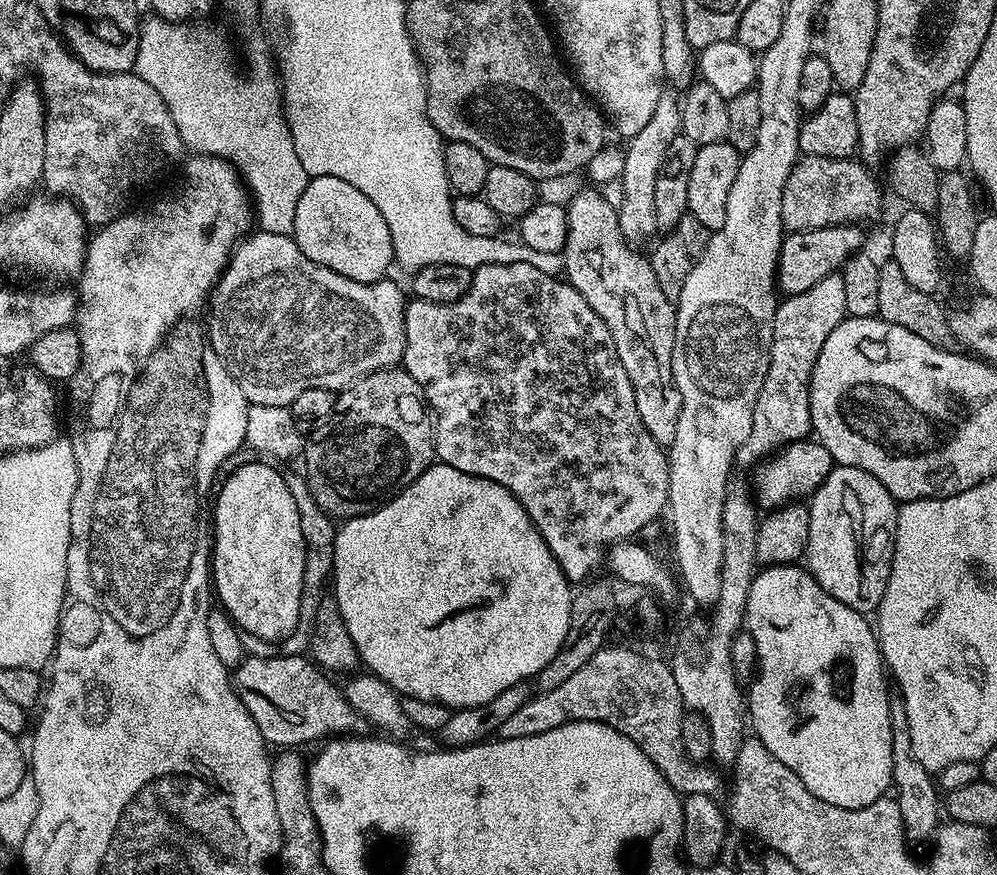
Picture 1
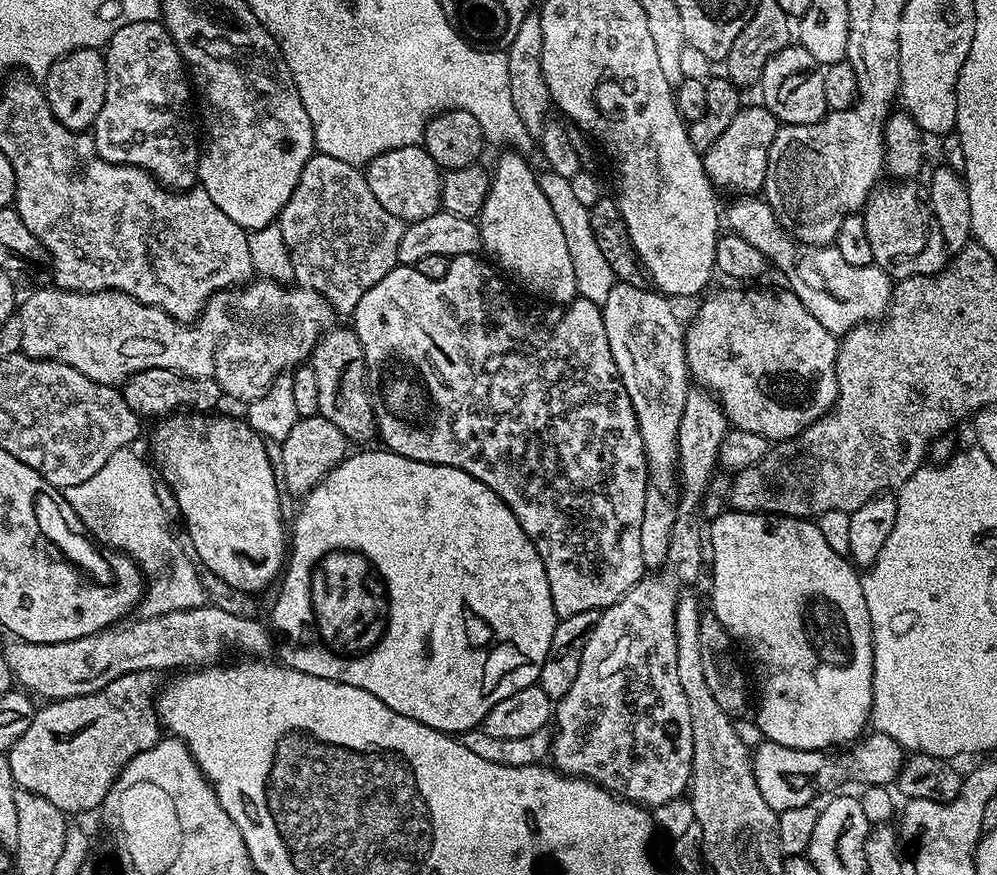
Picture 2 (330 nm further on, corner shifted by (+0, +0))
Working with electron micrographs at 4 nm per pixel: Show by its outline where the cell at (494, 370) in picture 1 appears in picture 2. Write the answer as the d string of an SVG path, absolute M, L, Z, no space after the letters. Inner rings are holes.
M479 255L451 257L446 278L437 280L418 274L414 266L394 267L386 278L382 278L382 282L378 282L378 286L372 286L366 294L362 294L358 306L351 312L350 324L358 334L358 342L362 342L368 388L374 397L372 409L376 412L376 431L379 439L384 439L383 447L387 451L418 462L466 470L466 474L490 486L490 490L494 490L494 494L510 506L514 518L518 518L522 530L526 530L534 542L542 558L542 566L546 566L546 582L550 582L550 598L557 617L582 614L582 610L600 612L614 606L614 602L618 602L646 575L642 562L642 514L646 510L646 494L650 490L650 473L648 463L644 461L644 443L638 430L638 418L634 414L630 394L626 394L626 386L618 374L618 366L610 354L610 338L606 338L601 305L577 298L563 306L531 308L516 300L515 294L504 285L505 277L487 259L480 259Z

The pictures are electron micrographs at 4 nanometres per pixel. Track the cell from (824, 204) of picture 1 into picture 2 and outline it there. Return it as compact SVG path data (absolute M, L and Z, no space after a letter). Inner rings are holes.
M892 182L892 185L888 184L883 188L883 186L877 187L873 191L872 195L868 198L868 203L864 205L862 209L862 215L864 221L866 222L866 238L870 238L870 250L872 251L872 259L876 267L881 268L887 276L891 276L893 281L903 282L906 278L911 276L934 276L937 272L944 271L949 259L950 253L947 248L945 248L944 243L942 242L942 230L938 230L938 222L934 218L932 213L932 208L928 204L927 199L922 195L921 189L920 192L915 188L915 183L912 182Z

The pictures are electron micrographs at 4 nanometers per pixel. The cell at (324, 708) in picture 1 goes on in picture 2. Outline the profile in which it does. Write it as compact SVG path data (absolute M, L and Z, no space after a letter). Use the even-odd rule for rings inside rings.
M131 672L114 678L106 687L85 696L45 703L30 722L26 734L7 753L17 788L42 794L46 802L54 802L65 814L99 809L104 803L110 786L120 772L140 752L150 750L162 739L162 725L158 711L158 693L162 688L161 677L154 672Z

